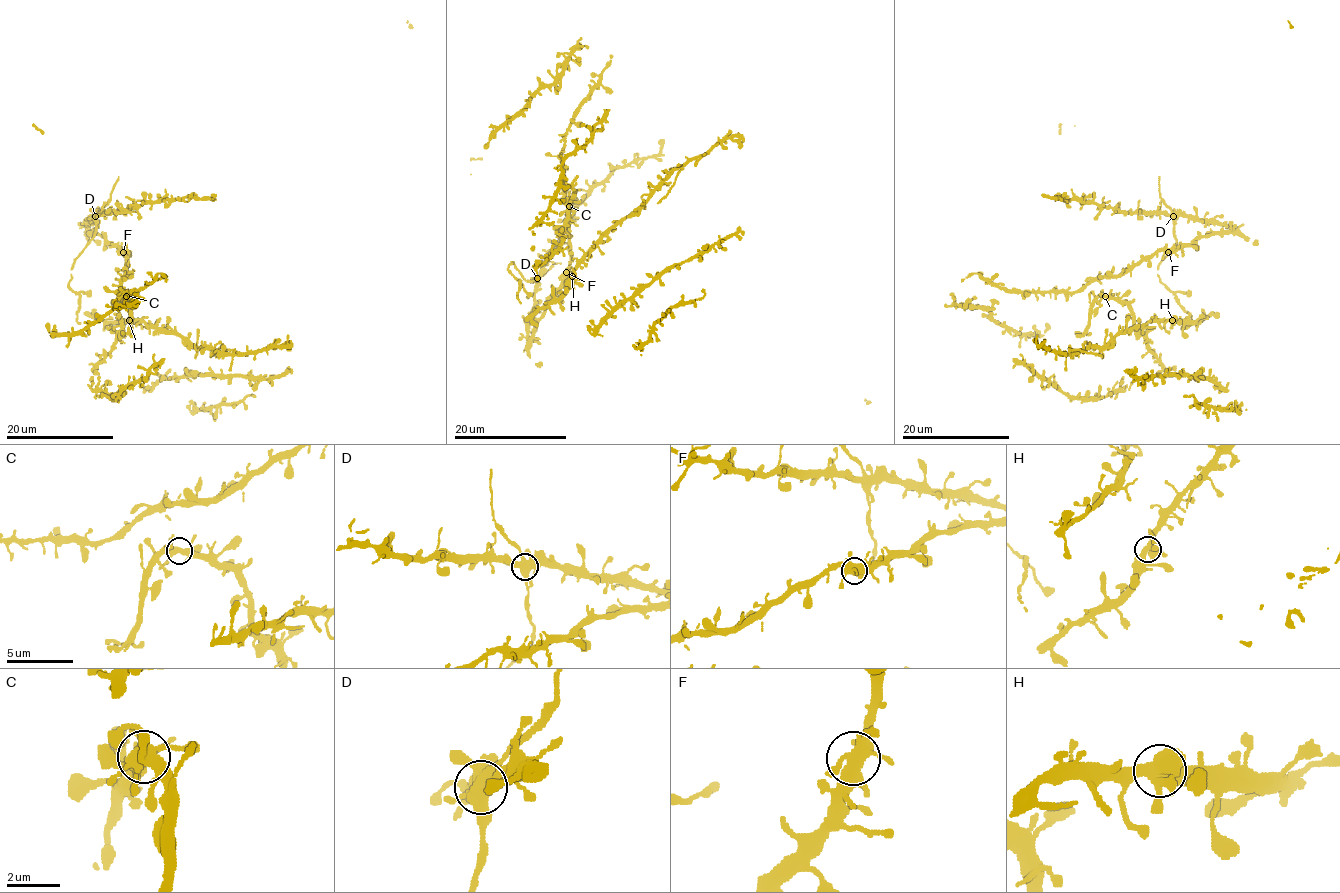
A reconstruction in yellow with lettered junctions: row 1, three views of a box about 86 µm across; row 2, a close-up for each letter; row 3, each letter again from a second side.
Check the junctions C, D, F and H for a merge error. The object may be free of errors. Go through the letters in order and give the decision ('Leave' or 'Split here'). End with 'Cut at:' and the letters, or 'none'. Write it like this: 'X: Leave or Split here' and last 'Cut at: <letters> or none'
C: Leave
D: Leave
F: Leave
H: Leave
Cut at: none

